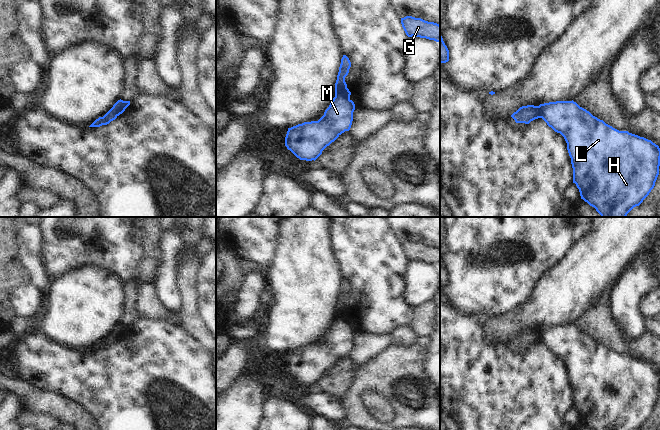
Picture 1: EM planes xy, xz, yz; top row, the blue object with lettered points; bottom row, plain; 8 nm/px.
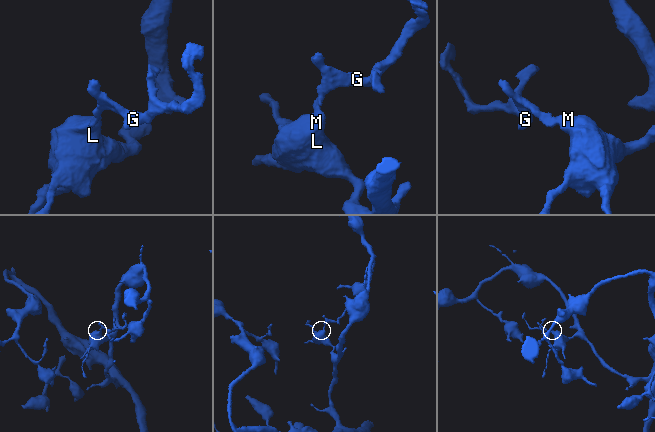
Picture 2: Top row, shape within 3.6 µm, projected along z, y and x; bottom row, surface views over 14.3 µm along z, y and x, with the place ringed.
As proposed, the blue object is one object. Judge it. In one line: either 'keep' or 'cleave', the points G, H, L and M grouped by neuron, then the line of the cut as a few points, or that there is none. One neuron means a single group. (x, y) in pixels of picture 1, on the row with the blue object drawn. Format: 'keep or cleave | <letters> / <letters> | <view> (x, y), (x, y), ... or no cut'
cleave | G / H L M | xy (119, 100), (121, 104), (116, 110), (116, 115)

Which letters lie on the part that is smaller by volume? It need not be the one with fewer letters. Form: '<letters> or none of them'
G

